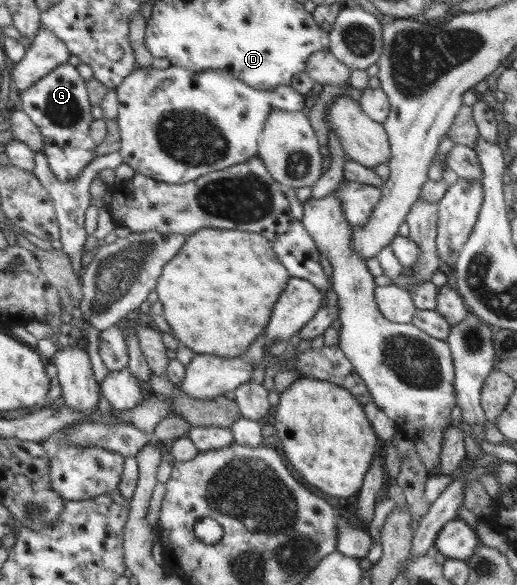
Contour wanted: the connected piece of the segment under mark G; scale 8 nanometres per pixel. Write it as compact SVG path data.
M69 63L54 68L50 74L38 80L30 88L17 94L20 108L40 130L43 153L47 156L50 170L60 182L74 180L96 158L96 143L90 138L91 102L85 80L76 67Z

